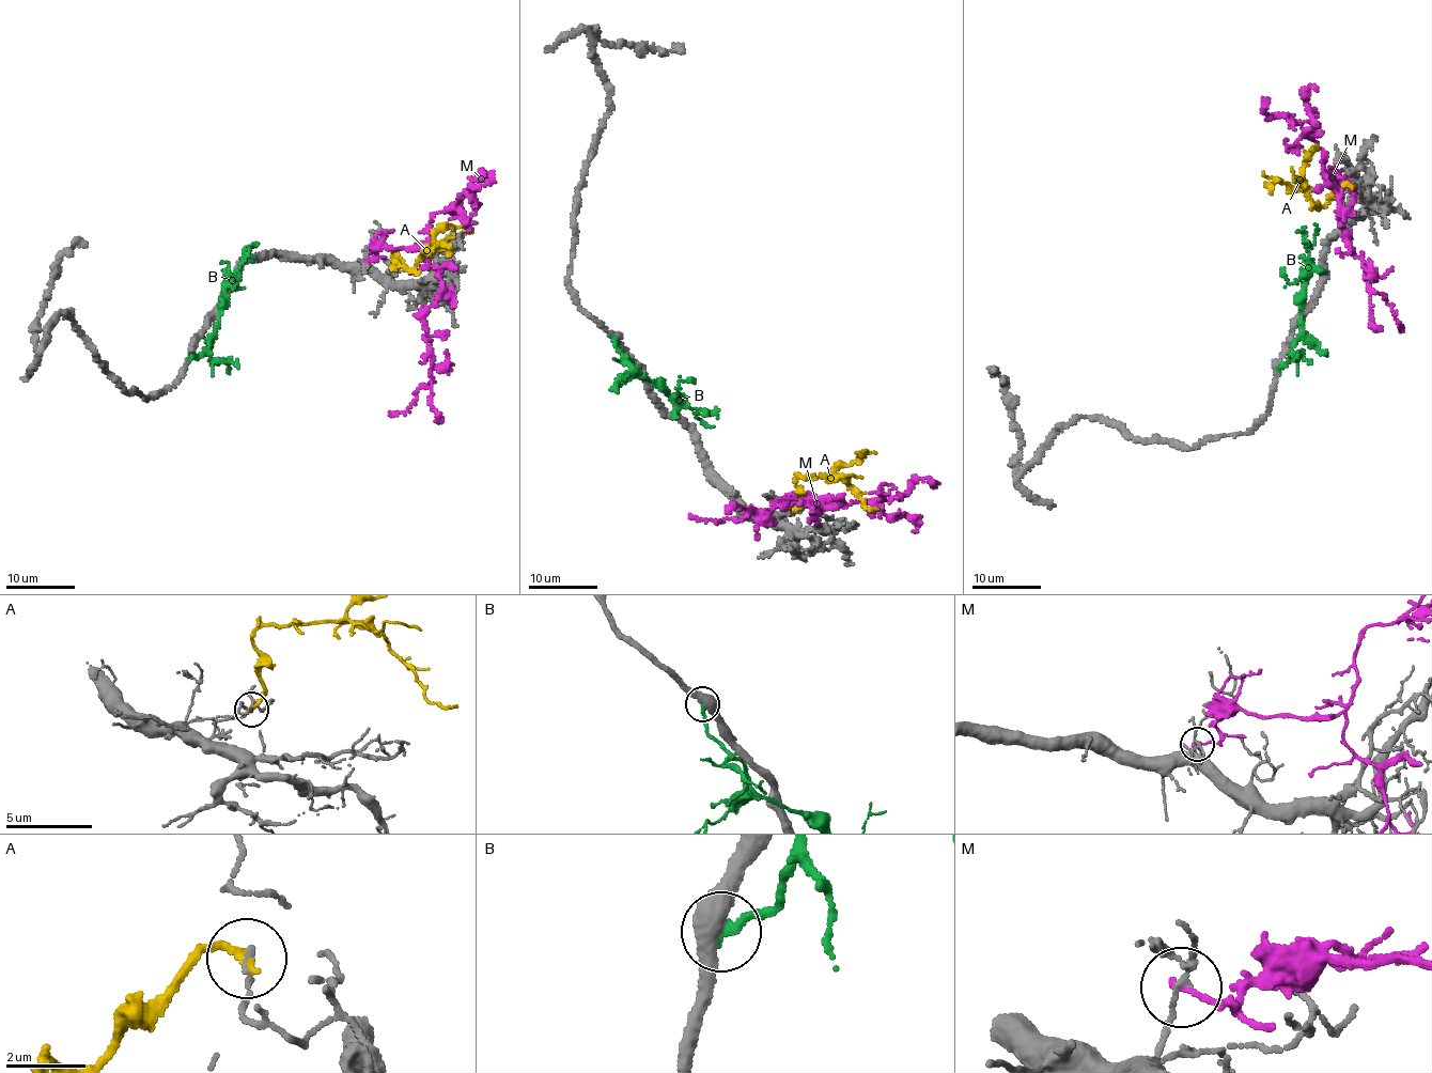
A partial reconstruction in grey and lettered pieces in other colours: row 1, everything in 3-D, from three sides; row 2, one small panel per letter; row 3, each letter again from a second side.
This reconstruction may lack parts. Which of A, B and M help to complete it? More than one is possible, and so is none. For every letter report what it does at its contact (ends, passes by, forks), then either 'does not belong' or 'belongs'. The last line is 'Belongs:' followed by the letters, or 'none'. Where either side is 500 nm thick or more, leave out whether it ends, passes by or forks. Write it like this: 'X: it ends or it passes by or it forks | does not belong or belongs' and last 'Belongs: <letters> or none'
A: it ends | does not belong
B: it ends | does not belong
M: it ends | does not belong
Belongs: none

